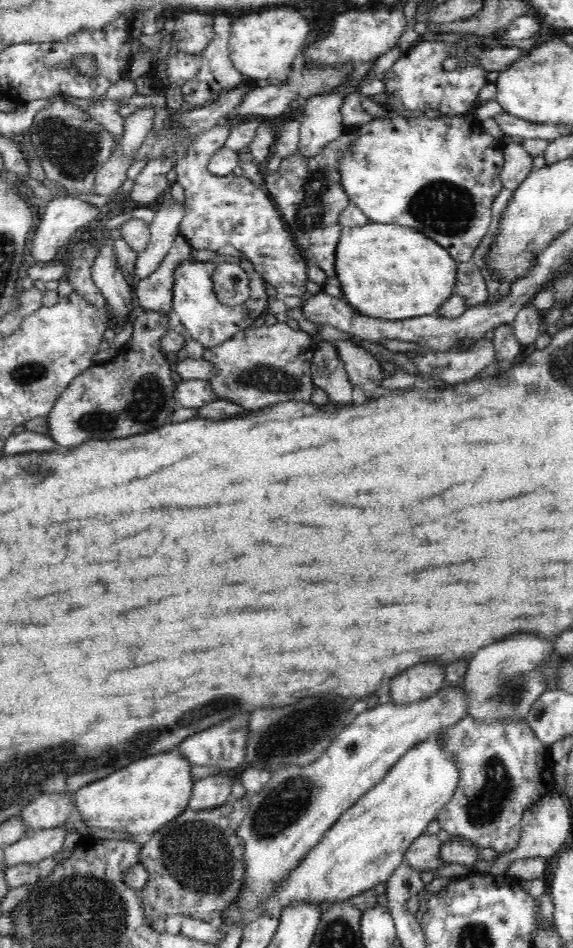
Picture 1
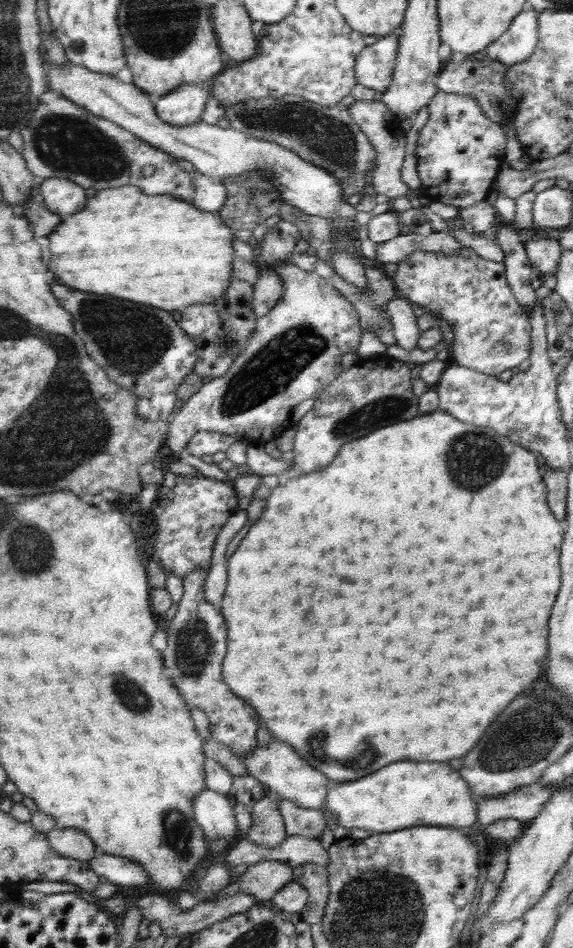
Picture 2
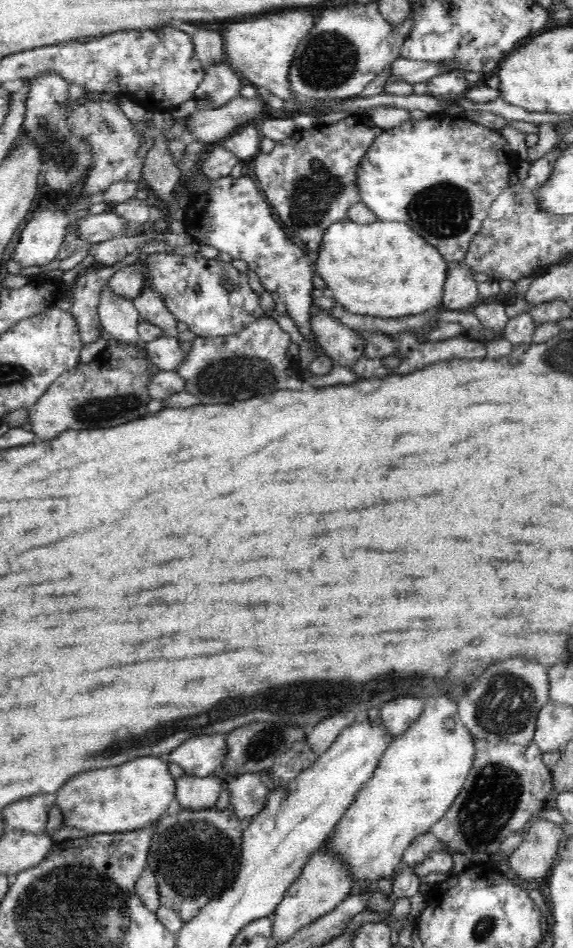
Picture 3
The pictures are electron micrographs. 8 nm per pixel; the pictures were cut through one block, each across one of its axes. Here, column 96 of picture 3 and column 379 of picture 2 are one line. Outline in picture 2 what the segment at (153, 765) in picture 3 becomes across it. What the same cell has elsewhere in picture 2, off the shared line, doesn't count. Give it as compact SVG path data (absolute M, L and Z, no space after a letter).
M395 762L363 780L333 784L327 808L337 826L363 828L371 834L399 832L407 828L469 828L479 820L479 802L463 774L445 762Z

